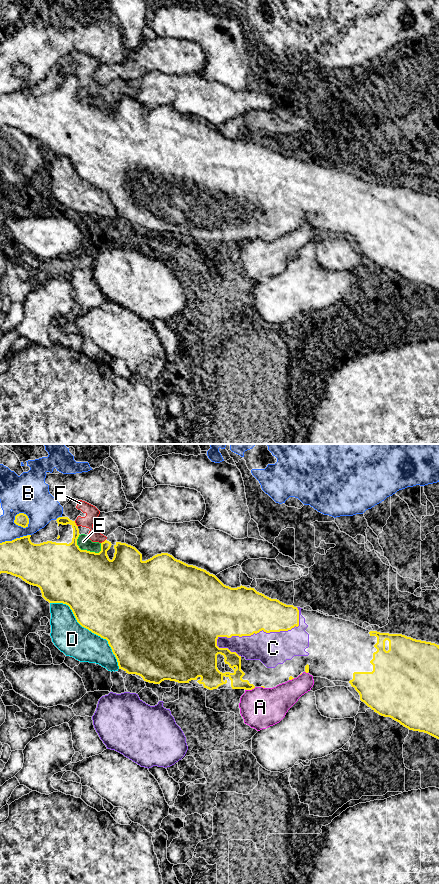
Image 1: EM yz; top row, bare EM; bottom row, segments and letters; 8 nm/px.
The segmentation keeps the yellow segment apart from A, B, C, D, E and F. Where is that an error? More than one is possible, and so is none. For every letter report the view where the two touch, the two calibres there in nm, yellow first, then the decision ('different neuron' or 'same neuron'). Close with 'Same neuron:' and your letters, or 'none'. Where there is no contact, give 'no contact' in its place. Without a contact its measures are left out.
A: contact in yz; calibres 100 and 320 nm; different neuron
B: contact in yz; calibres 110 and 320 nm; different neuron
C: contact in yz; calibres 400 and 260 nm; different neuron
D: contact in yz; calibres 500 and 260 nm; different neuron
E: contact in yz; calibres 480 and 110 nm; different neuron
F: contact in yz; calibres 180 and 100 nm; different neuron
Same neuron: none

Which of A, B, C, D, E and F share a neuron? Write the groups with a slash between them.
A / B / C / D / E F

